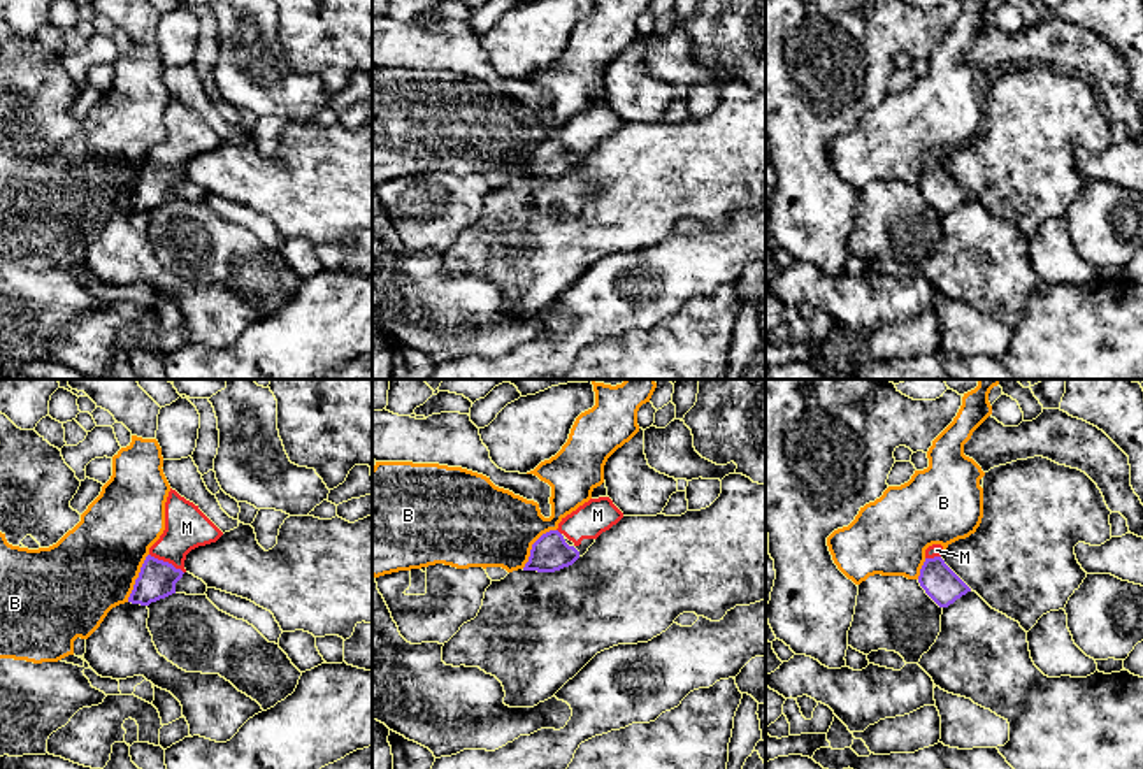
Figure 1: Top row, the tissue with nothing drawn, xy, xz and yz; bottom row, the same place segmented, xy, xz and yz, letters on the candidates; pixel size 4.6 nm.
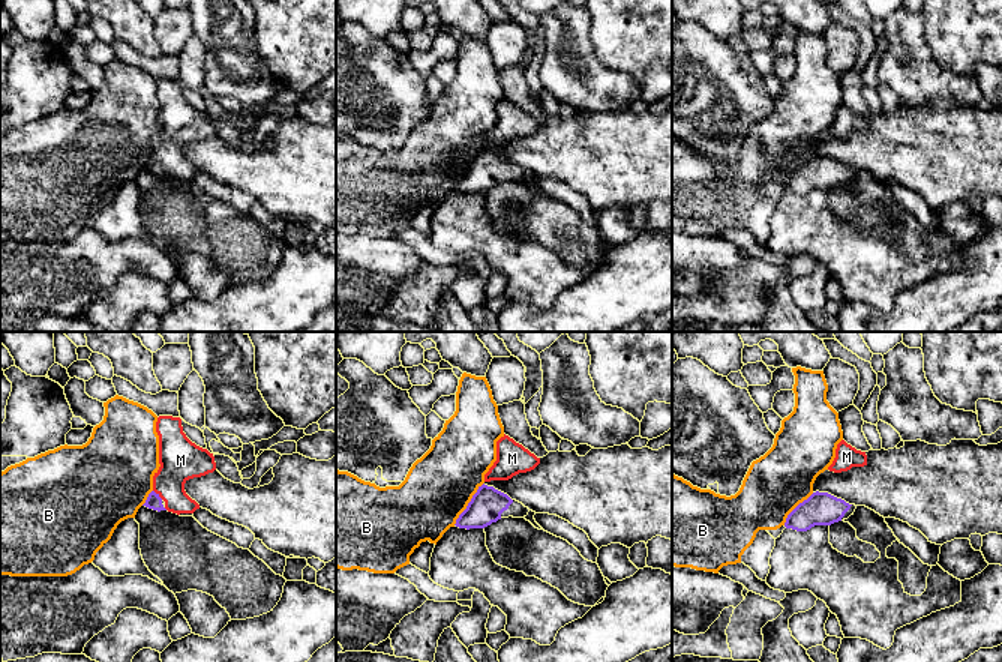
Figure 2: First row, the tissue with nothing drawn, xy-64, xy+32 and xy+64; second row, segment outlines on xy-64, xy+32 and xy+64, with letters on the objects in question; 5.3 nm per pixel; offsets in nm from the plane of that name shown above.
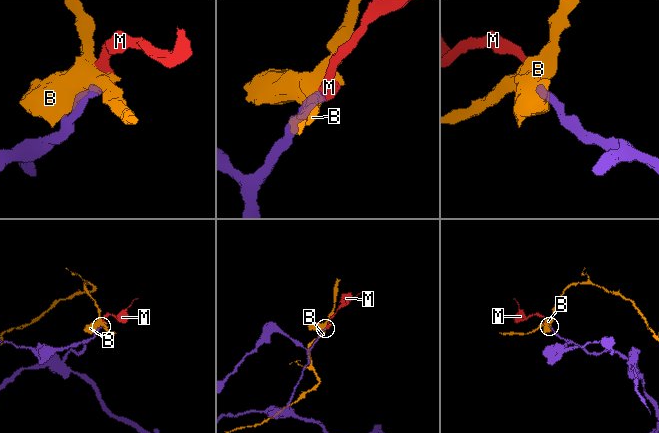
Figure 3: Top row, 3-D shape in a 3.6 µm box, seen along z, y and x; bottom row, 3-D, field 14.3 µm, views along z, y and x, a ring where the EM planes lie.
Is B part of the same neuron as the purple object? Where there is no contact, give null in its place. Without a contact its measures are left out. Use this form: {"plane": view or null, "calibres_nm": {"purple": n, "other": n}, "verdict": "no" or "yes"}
{"plane": "xy", "calibres_nm": {"purple": 180, "other": 400}, "verdict": "no"}

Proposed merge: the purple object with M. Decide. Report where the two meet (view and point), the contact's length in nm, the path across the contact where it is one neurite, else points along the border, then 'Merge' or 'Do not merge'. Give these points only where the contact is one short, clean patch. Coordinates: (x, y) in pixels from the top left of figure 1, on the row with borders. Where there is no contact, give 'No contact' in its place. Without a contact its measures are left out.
Touches purple at xy (167, 562). Shared border 180 nm. Path across: xy (157, 580), (167, 562), (167, 553), (186, 527). Merge

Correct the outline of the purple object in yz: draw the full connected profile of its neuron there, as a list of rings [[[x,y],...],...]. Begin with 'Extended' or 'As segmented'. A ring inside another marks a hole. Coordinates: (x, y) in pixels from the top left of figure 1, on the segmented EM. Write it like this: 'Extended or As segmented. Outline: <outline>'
Extended. Outline: [[[932,544],[925,550],[918,583],[939,607],[948,607],[971,588],[945,564],[941,555],[941,544]]]

